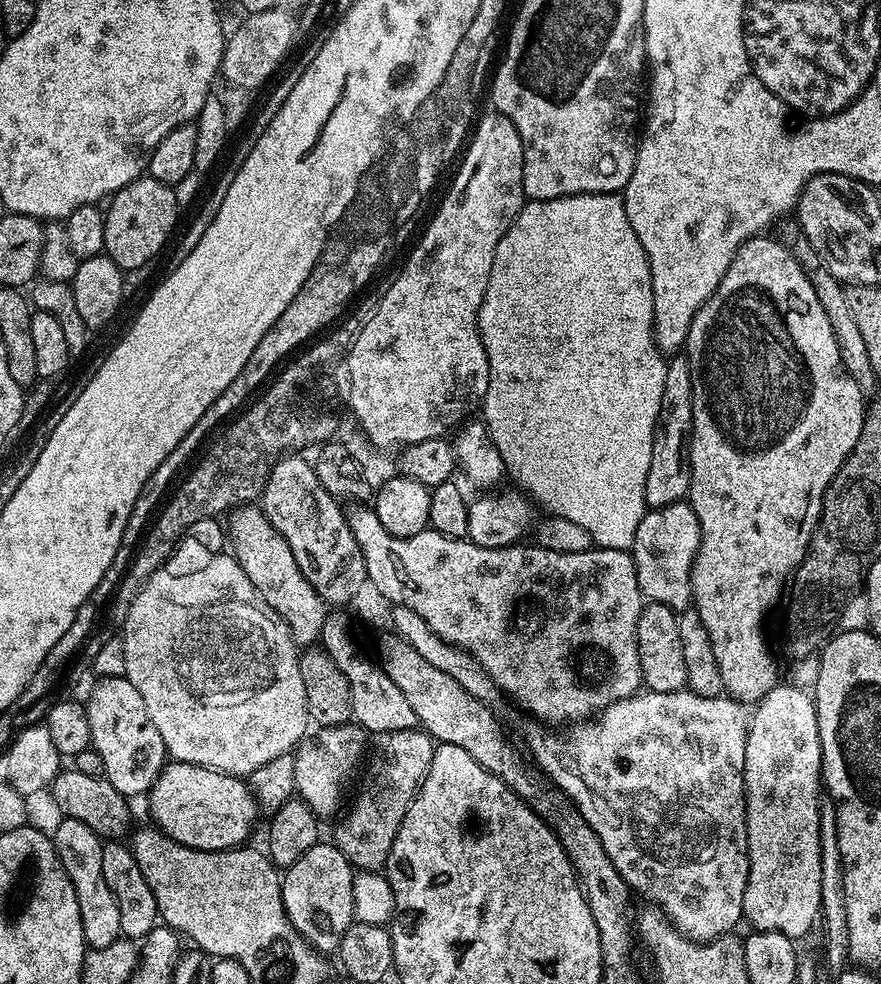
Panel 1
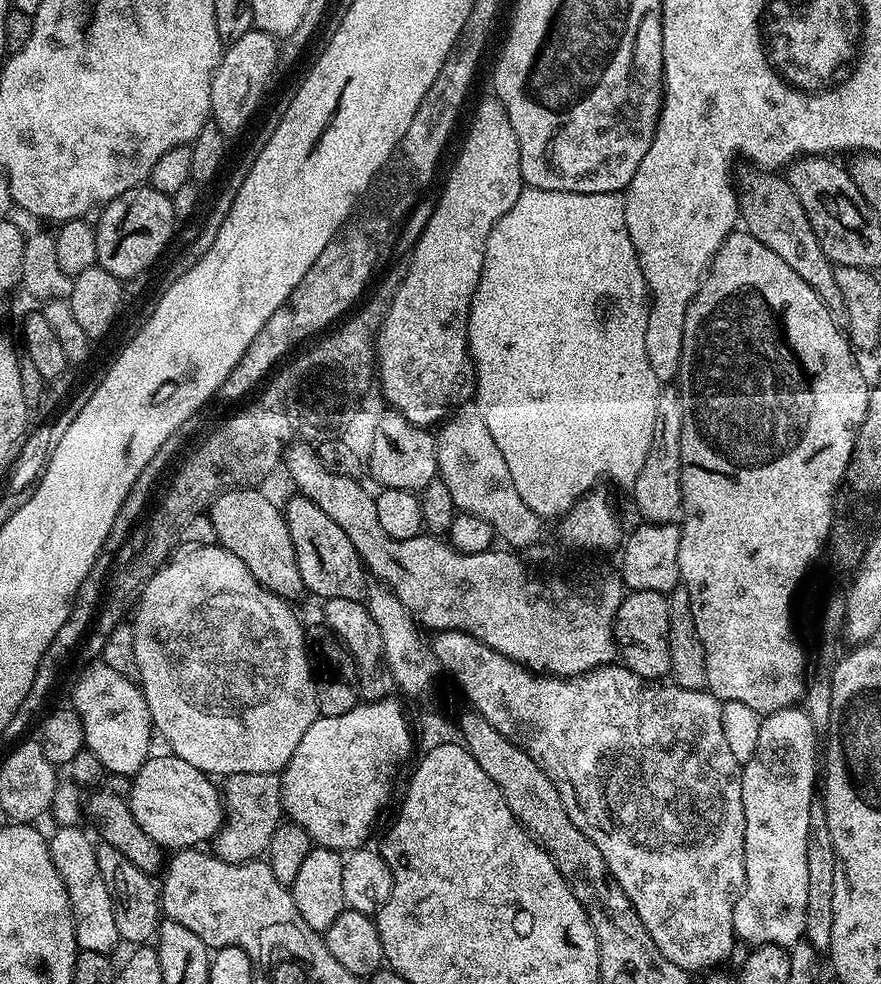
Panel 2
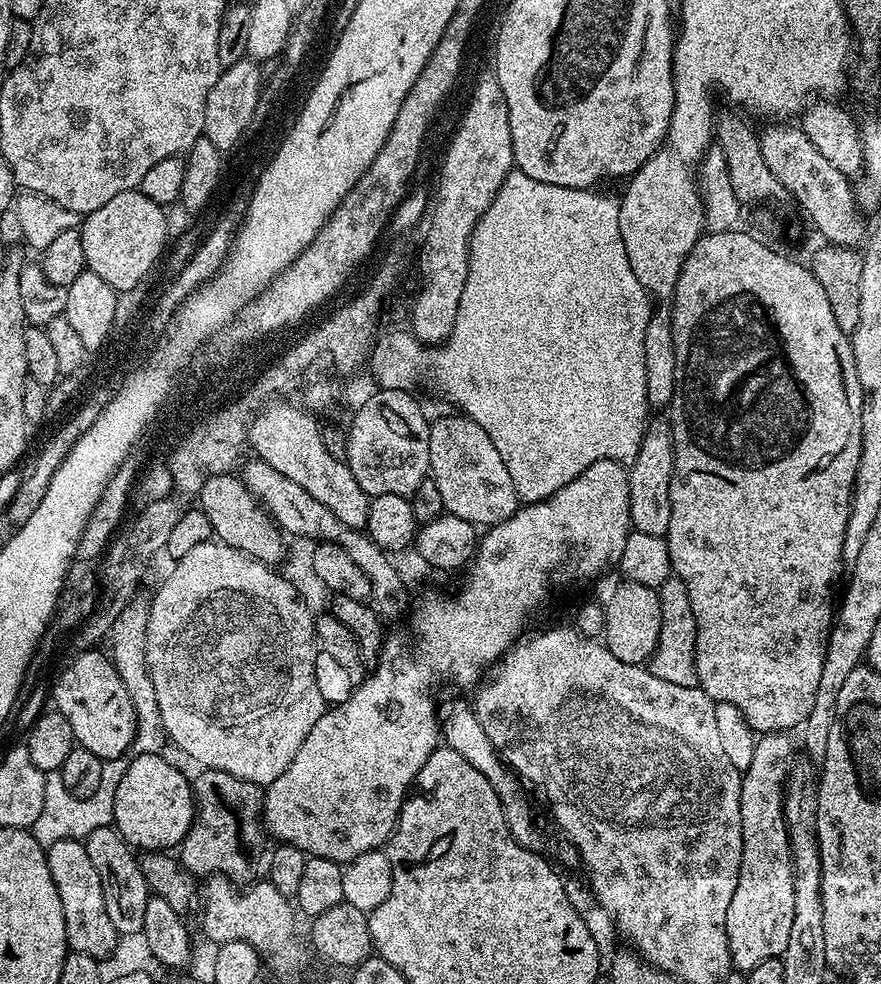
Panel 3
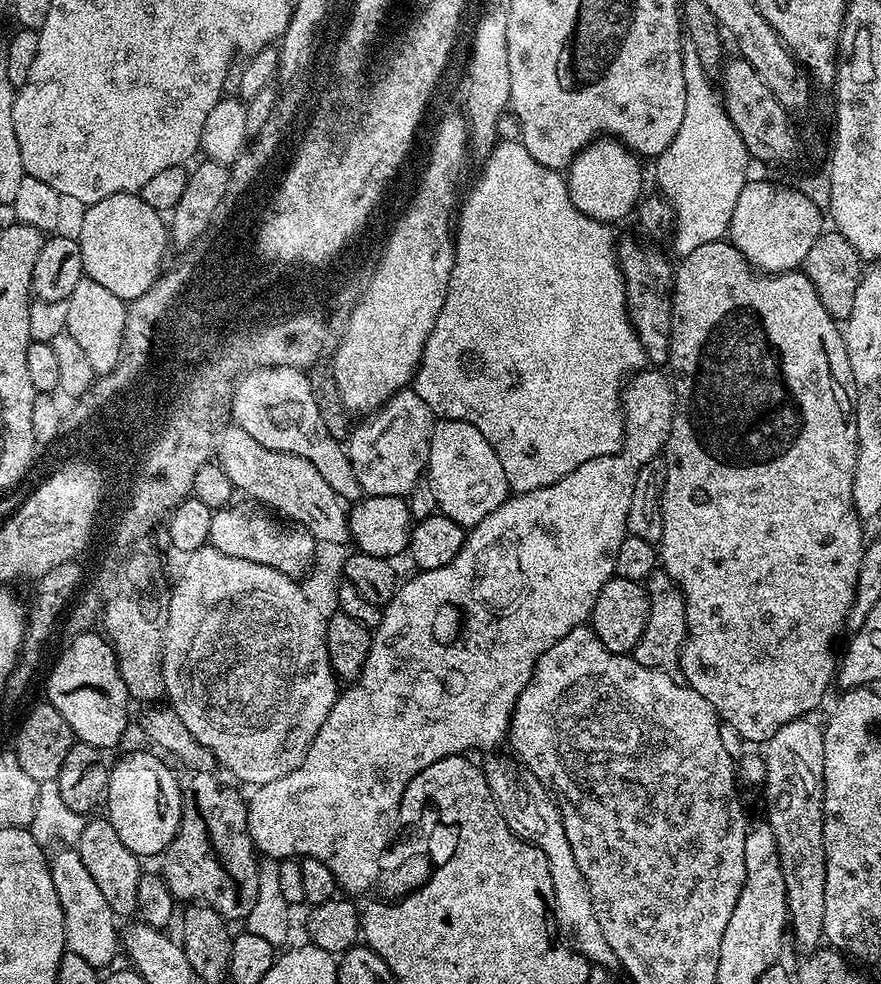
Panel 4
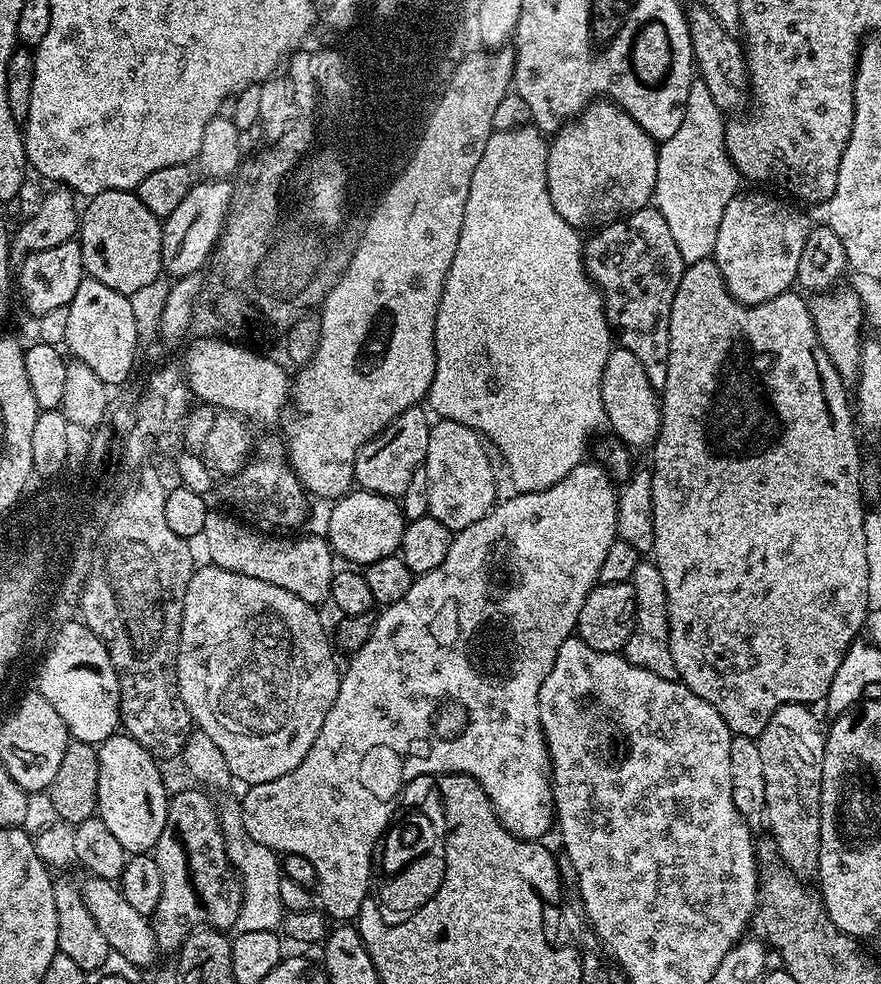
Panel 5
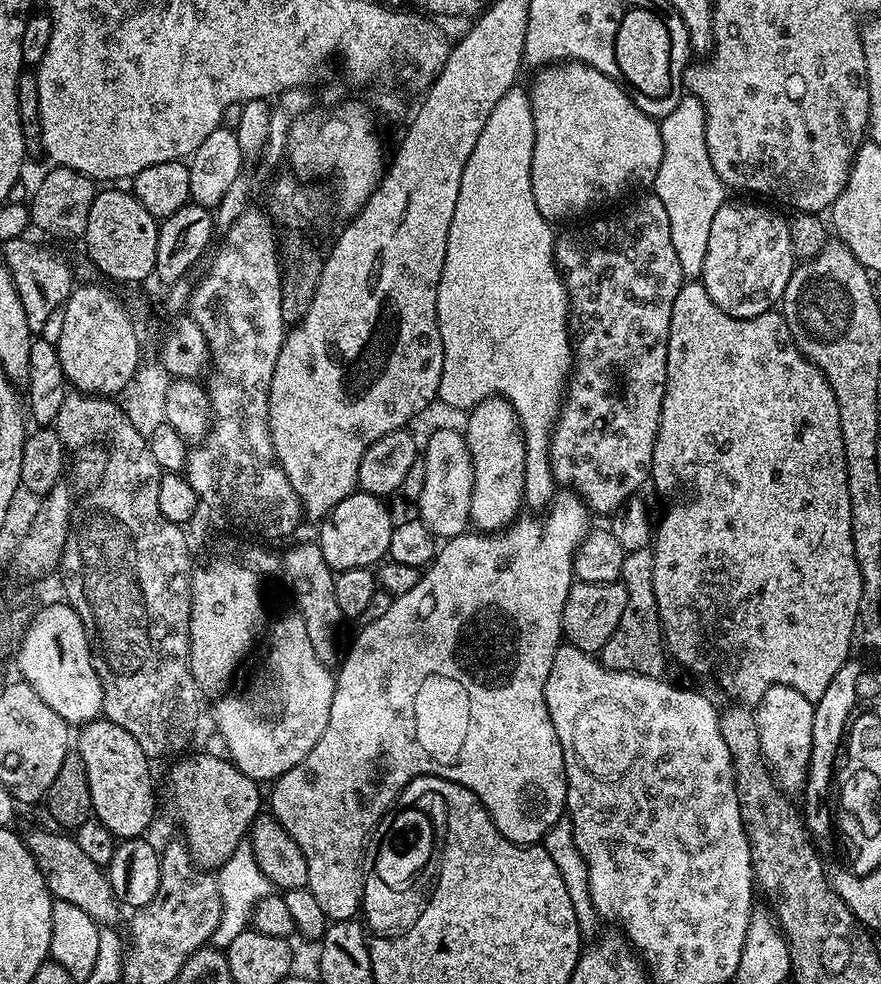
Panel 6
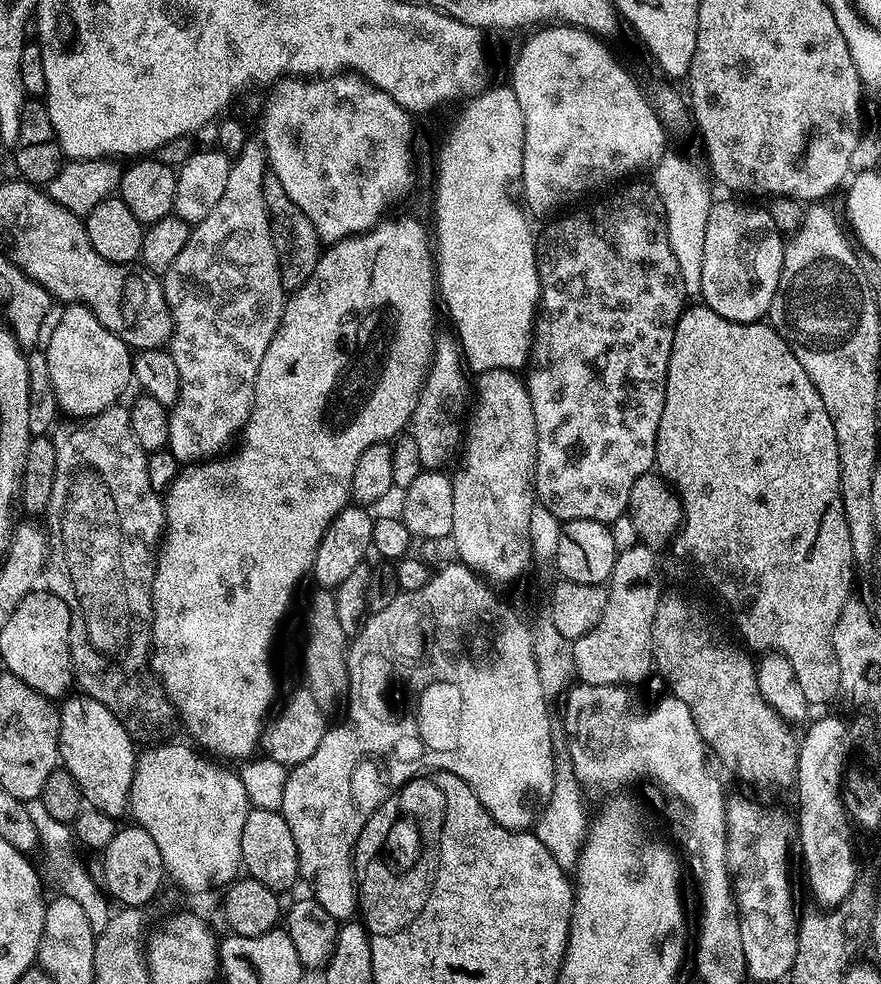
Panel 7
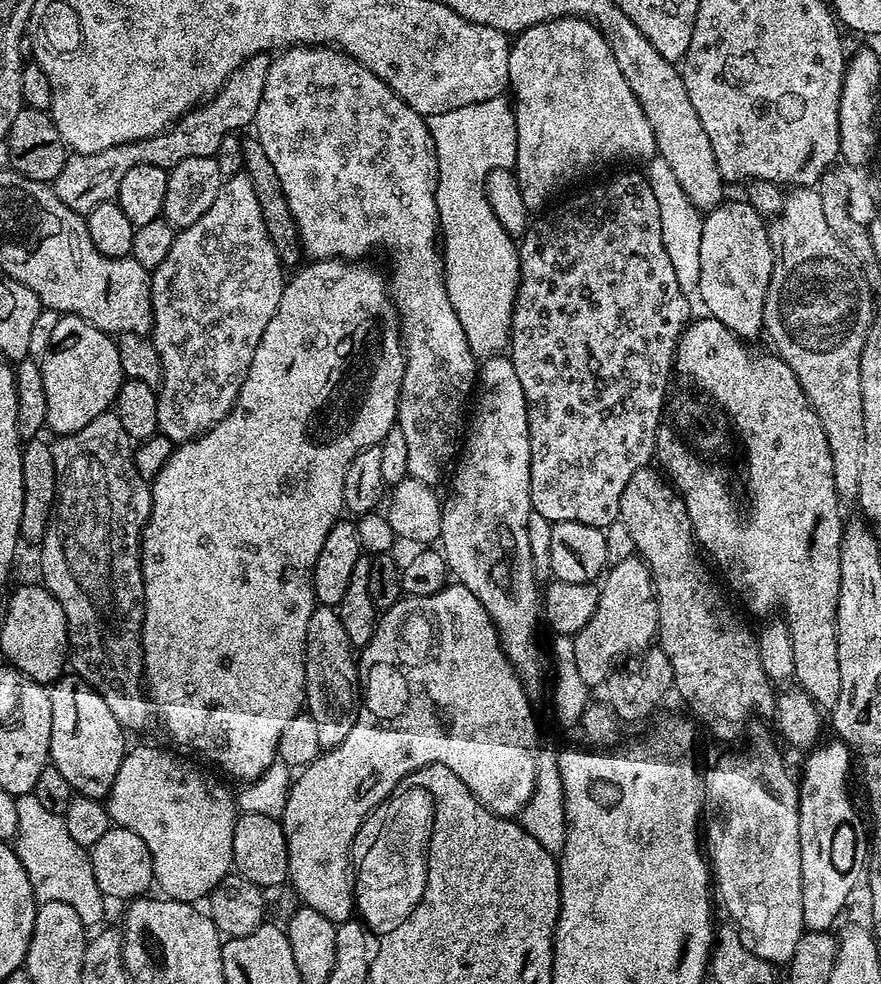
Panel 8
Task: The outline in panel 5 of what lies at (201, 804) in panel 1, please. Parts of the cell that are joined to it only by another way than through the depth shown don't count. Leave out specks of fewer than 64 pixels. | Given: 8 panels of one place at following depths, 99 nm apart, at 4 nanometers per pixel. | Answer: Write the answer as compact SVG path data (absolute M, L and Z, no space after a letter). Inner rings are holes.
M117 734L106 738L96 749L98 754L98 802L96 810L102 822L118 838L118 843L129 854L148 854L153 851L162 838L162 826L166 826L168 817L168 801L170 791L164 785L164 776L160 773L161 766L154 757L145 750L134 738L127 734Z

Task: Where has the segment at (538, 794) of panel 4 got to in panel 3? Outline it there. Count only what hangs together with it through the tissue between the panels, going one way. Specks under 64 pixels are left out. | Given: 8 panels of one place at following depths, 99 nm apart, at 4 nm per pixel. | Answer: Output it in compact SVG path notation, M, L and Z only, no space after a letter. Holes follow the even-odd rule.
M456 700L447 706L445 713L443 711L442 738L445 747L460 754L494 787L494 792L498 794L502 802L507 828L515 841L524 849L530 849L532 852L543 851L544 842L538 832L532 806L525 792L520 788L521 781L497 754L495 746L486 735L486 730L482 729L482 724L478 722L475 709L469 703L467 705L462 700Z

